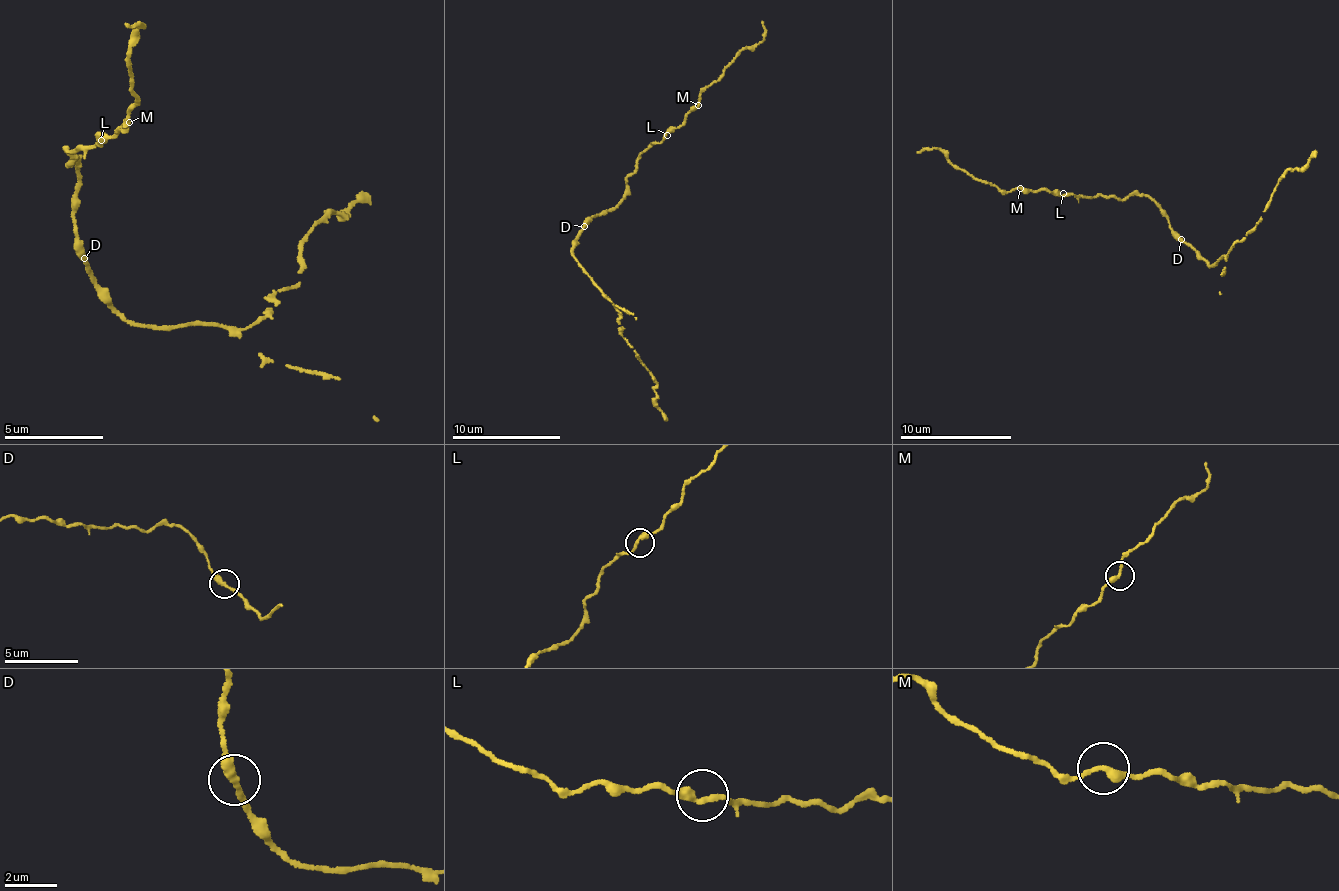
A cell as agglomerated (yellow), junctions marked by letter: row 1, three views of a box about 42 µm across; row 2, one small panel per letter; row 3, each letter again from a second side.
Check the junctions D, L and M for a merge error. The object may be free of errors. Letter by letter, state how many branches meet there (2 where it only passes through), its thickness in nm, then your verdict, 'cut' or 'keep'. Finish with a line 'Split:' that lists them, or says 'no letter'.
D: branches 2; calibre 300 nm; keep
L: branches 2; calibre 300 nm; keep
M: branches 2; calibre 260 nm; keep
Split: no letter

